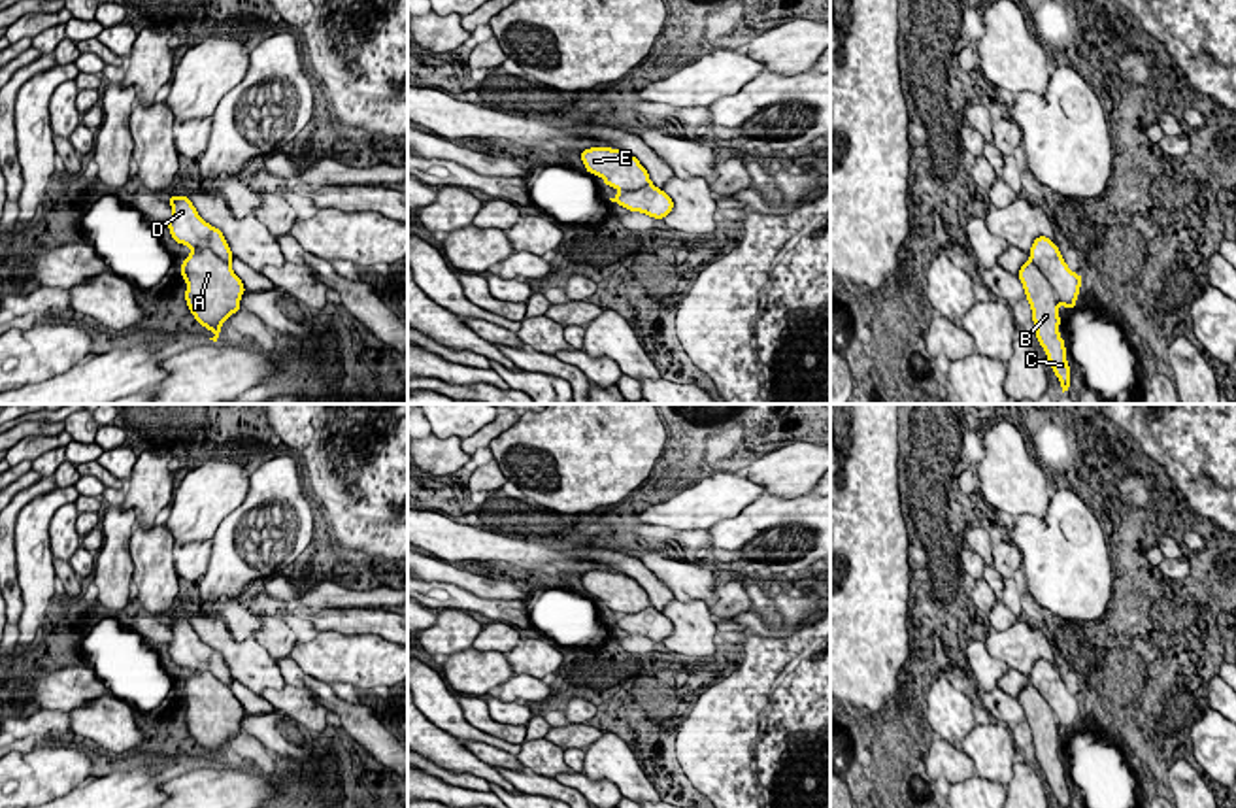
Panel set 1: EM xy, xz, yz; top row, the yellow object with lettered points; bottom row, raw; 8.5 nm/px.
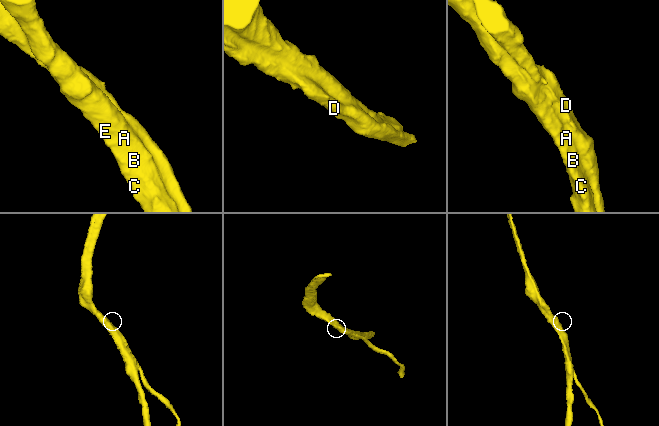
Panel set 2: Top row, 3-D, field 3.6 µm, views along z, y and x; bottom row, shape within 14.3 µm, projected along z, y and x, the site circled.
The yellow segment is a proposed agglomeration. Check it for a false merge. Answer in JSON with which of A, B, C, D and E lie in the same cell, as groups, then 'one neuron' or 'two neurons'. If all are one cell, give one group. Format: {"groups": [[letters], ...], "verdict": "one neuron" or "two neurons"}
{"groups": [["A", "B", "C", "E"], ["D"]], "verdict": "two neurons"}

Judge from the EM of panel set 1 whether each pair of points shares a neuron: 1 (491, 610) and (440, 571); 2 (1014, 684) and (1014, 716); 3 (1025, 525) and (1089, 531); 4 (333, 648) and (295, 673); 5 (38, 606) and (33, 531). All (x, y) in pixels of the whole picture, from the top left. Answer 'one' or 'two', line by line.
1: two
2: two
3: one
4: two
5: one

